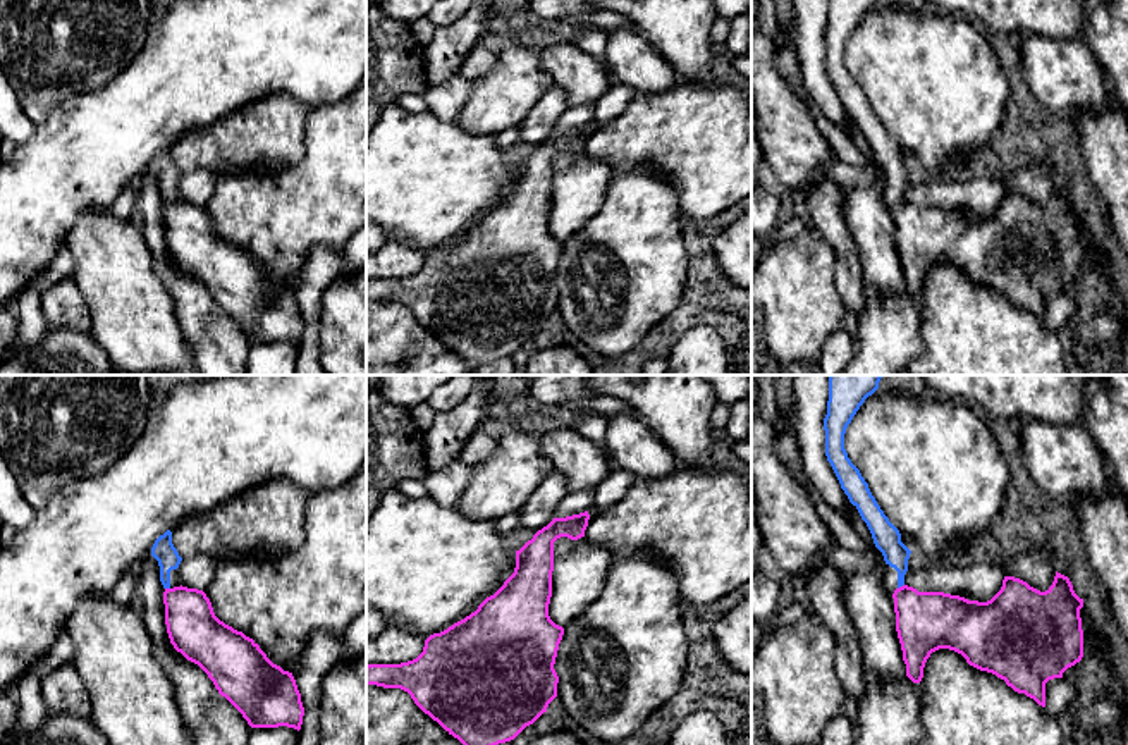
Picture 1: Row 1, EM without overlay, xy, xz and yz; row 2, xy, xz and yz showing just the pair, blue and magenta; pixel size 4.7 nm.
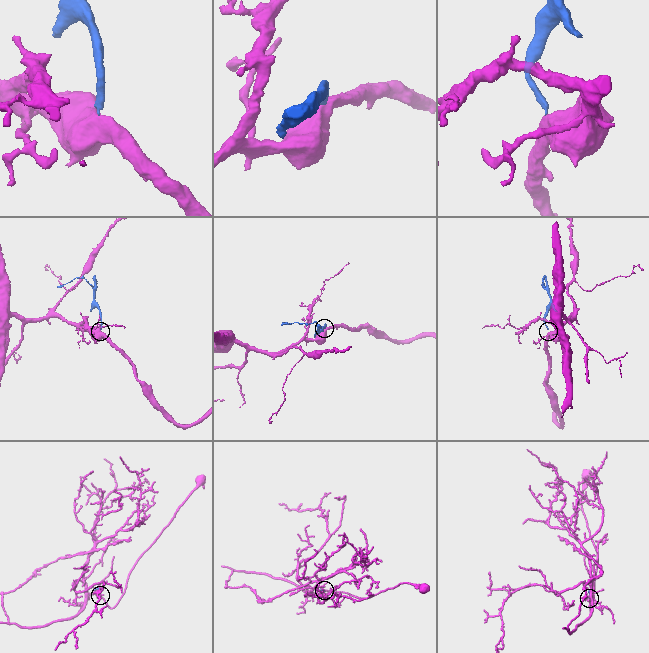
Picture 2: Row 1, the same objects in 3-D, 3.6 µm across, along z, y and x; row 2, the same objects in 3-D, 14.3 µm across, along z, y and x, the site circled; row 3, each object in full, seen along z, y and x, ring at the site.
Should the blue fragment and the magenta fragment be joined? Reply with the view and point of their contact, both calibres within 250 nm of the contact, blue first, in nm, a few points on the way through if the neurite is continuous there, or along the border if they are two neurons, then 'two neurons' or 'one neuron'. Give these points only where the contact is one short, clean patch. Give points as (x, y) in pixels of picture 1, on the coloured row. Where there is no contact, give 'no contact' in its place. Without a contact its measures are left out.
contact yz (900, 585); calibres 130 and 280 nm; border yz (903, 584), (898, 589); two neurons

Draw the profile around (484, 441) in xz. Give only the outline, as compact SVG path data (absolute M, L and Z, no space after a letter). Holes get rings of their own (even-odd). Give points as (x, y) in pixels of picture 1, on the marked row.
M478 428L461 449L457 459L466 465L476 465L480 459L488 458L497 447L497 435L494 428Z

